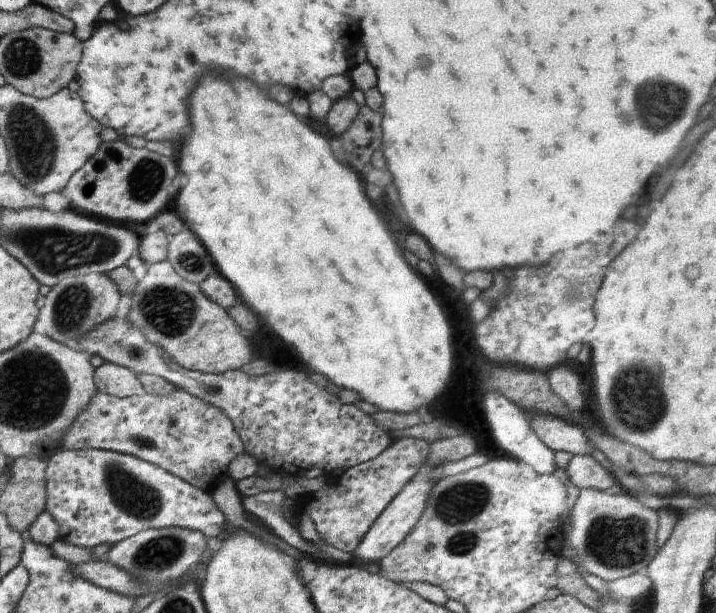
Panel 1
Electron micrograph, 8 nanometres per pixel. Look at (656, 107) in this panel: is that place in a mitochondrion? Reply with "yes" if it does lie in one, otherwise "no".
yes

